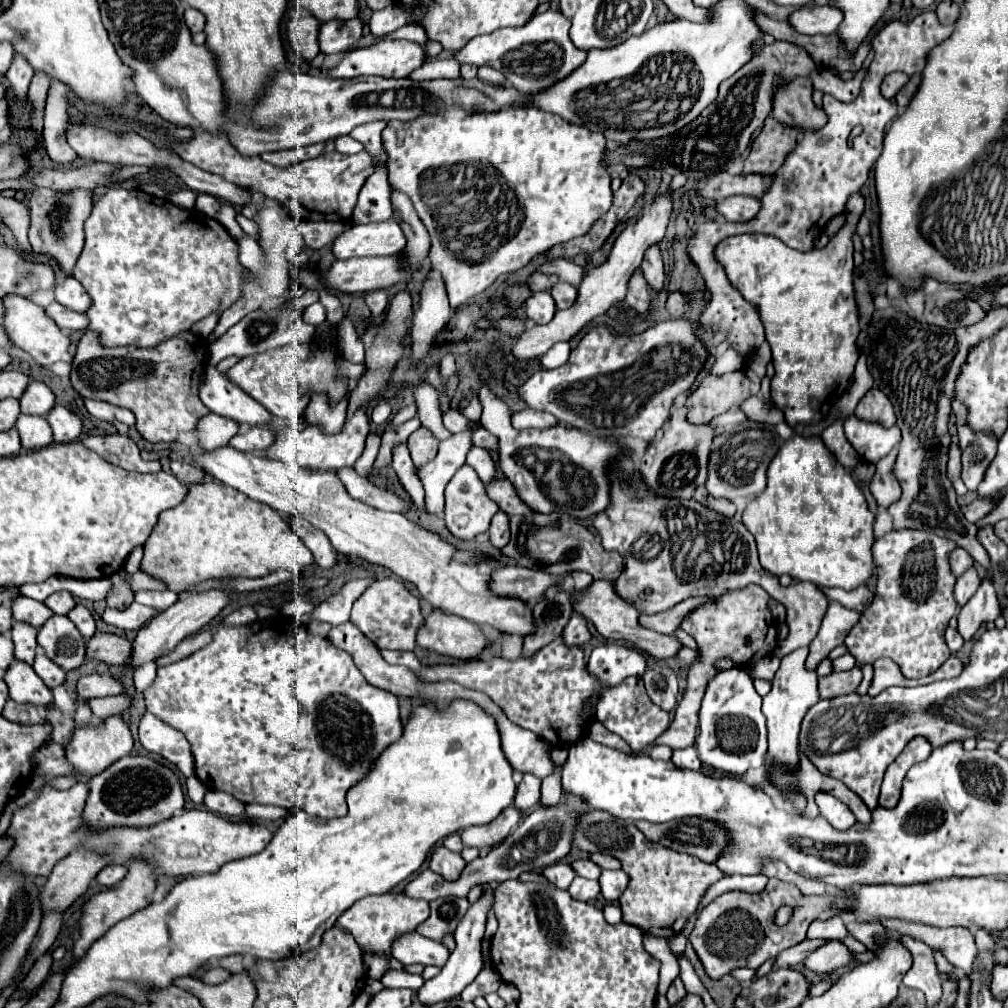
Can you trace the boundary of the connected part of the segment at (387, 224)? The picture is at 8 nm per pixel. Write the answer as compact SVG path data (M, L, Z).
M395 219L367 225L351 225L333 241L335 259L385 257L405 247L405 237Z

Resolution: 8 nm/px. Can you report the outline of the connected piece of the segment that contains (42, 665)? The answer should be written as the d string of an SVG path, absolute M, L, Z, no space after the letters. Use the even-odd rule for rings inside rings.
M39 651L39 655L35 657L33 669L45 681L45 685L49 689L53 689L57 685L63 685L63 681L65 681L65 671L57 663L53 663L43 651Z

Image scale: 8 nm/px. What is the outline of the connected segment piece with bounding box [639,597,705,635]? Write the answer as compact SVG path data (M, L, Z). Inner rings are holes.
M691 597L691 599L685 599L685 601L681 601L679 605L667 609L667 611L661 611L661 613L655 613L655 615L641 615L639 623L645 629L651 629L651 631L657 631L657 633L663 633L663 635L671 635L679 627L681 619L689 613L689 609L695 609L701 603L705 603L703 597Z

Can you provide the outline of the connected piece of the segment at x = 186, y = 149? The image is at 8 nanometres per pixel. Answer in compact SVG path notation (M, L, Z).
M199 133L191 137L189 141L175 141L171 143L171 149L185 159L187 163L193 163L195 167L201 167L203 171L215 173L243 189L253 189L259 193L265 193L267 199L275 199L281 205L289 205L289 214L297 220L310 221L348 221L355 209L359 189L363 187L365 179L373 173L373 159L367 151L361 151L357 155L343 155L343 153L331 153L321 155L309 161L293 163L287 169L277 169L271 163L261 161L259 157L241 157L225 137L217 137L211 133Z

